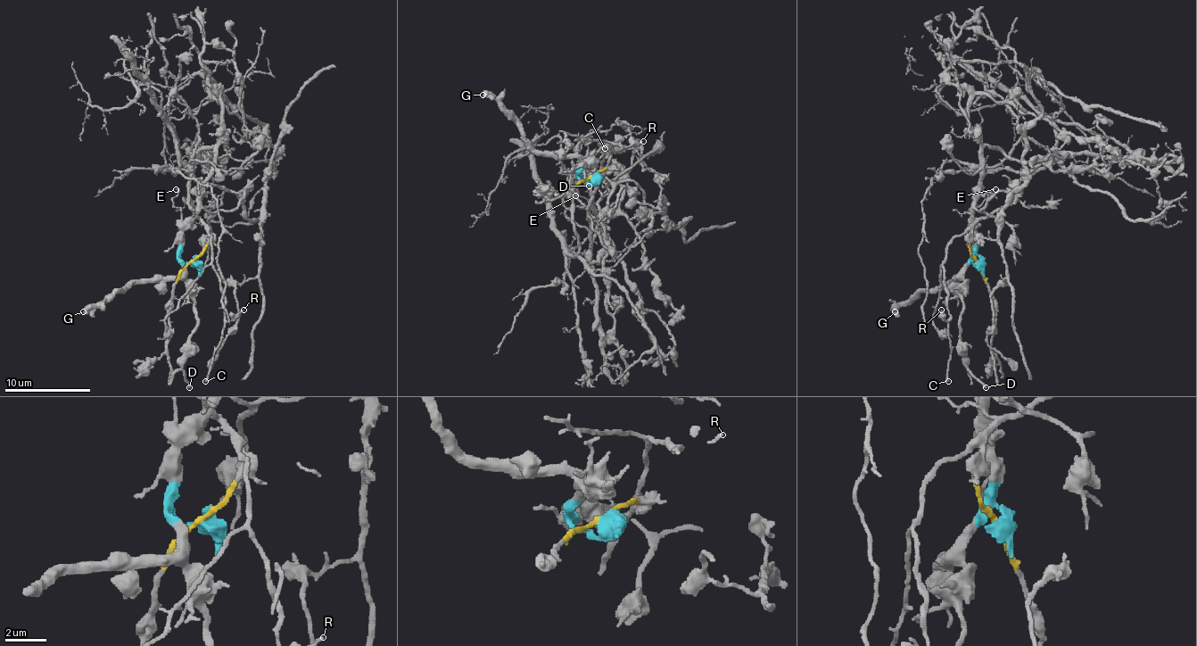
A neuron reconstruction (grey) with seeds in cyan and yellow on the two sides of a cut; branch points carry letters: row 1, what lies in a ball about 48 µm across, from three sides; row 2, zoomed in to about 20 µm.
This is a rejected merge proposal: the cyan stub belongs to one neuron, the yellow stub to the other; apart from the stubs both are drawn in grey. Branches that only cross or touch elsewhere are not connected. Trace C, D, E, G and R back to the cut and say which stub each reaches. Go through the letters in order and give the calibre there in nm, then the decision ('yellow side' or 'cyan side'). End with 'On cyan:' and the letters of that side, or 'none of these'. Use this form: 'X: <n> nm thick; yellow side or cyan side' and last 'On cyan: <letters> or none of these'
C: 180 nm thick; yellow side
D: 200 nm thick; cyan side
E: 130 nm thick; cyan side
G: 380 nm thick; cyan side
R: 140 nm thick; yellow side
On cyan: D, E, G

